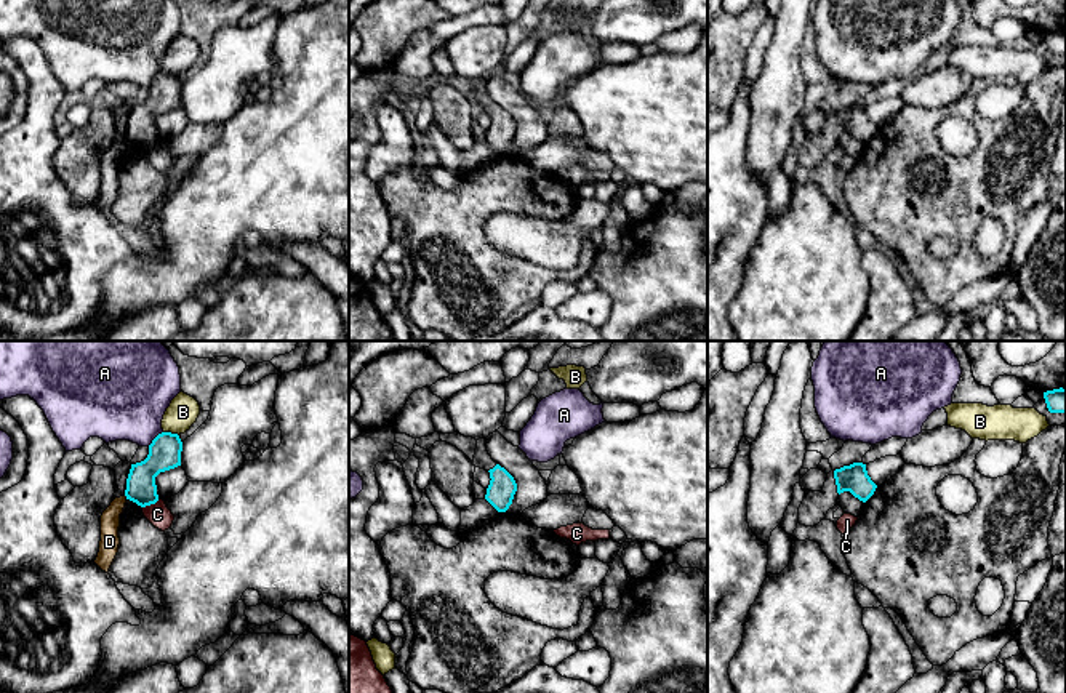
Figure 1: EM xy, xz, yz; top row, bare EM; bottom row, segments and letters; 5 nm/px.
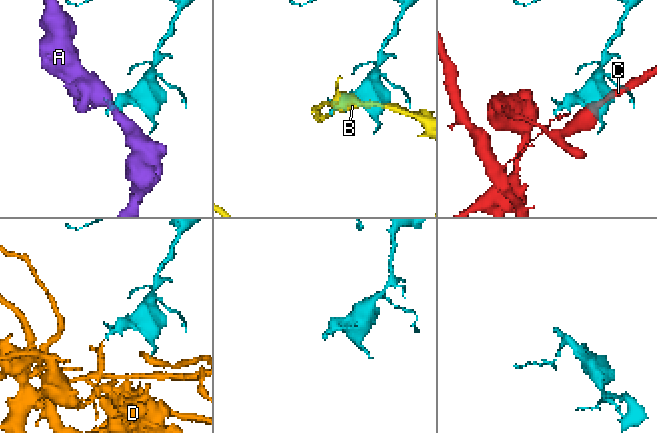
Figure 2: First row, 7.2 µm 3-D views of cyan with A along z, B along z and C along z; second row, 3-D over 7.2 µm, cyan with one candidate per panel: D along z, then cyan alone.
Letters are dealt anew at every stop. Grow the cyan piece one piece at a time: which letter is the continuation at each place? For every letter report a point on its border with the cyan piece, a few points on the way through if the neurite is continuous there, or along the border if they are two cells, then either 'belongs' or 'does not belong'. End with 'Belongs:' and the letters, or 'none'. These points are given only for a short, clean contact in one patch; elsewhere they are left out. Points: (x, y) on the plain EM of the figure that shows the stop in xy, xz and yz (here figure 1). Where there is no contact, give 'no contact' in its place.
A: meets cyan in xy at (154, 80); border along xy (162, 72), (148, 87); does not belong
B: meets cyan in xy at (170, 74); does not belong
C: meets cyan in xy at (151, 144); does not belong
D: meets cyan in xy at (125, 136); border along xy (124, 136), (127, 140); does not belong
Belongs: none

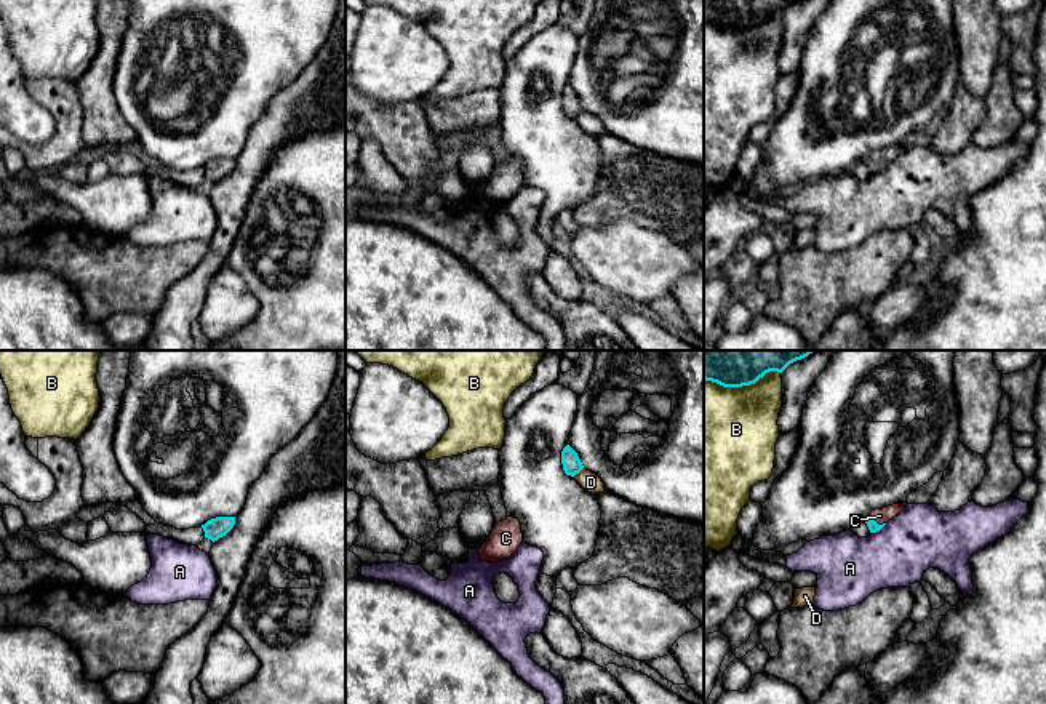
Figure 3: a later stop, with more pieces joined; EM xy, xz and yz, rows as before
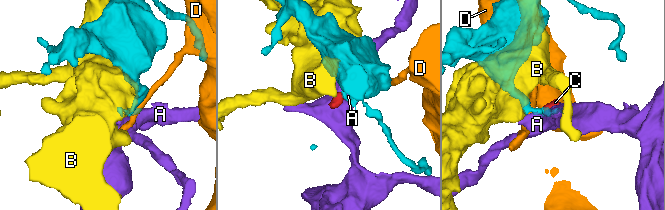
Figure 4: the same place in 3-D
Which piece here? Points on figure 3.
A: meets cyan in yz at (878, 172); border along yz (886, 165), (872, 175); does not belong
B: meets cyan in yz at (741, 28); does not belong
C: meets cyan in yz at (875, 164); runs through yz (874, 168), (875, 164), (880, 157); belongs
D: meets cyan in xz at (578, 114); border along xz (582, 109), (573, 117); does not belong
Belongs: C

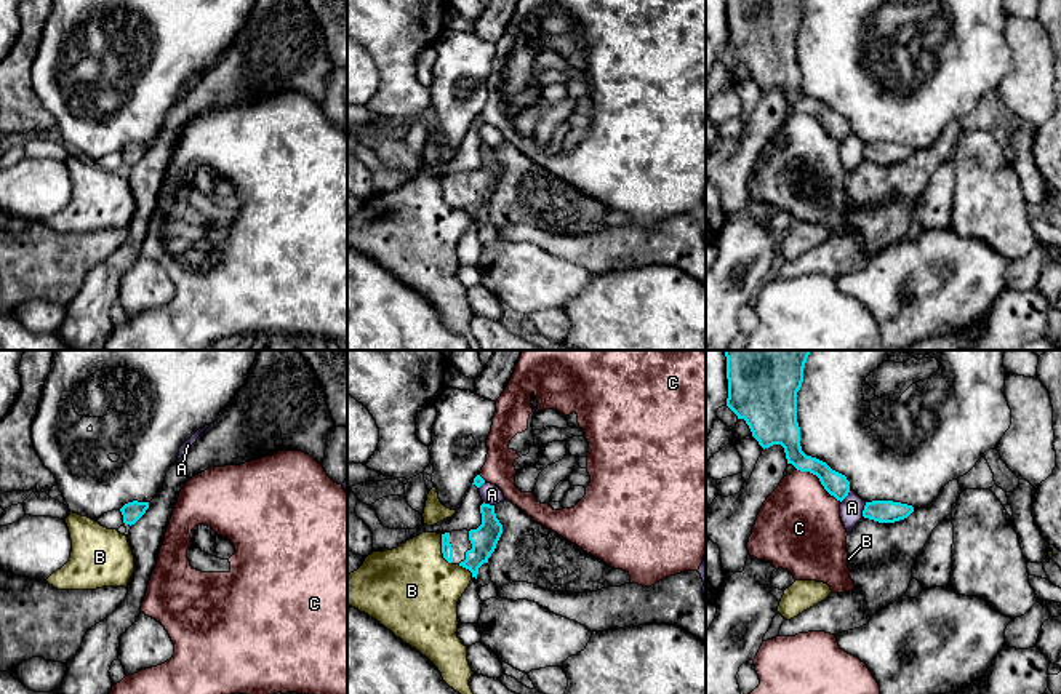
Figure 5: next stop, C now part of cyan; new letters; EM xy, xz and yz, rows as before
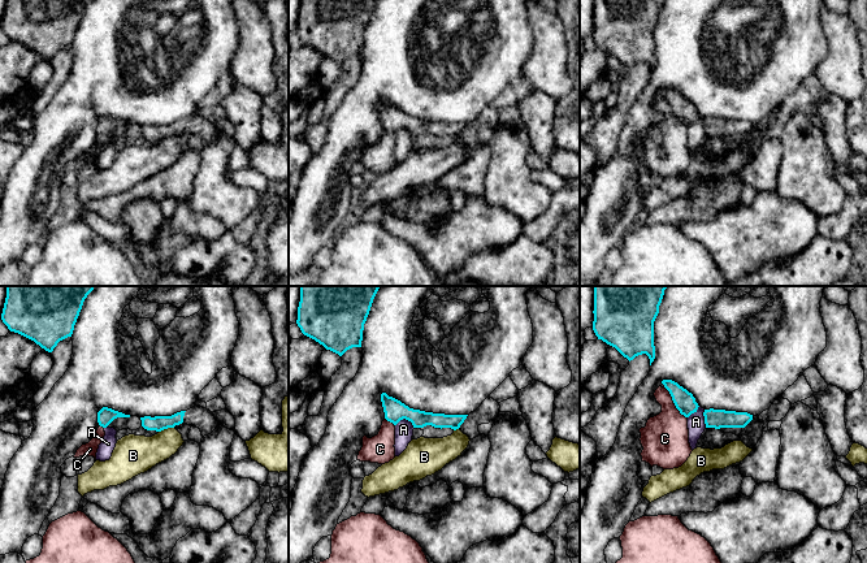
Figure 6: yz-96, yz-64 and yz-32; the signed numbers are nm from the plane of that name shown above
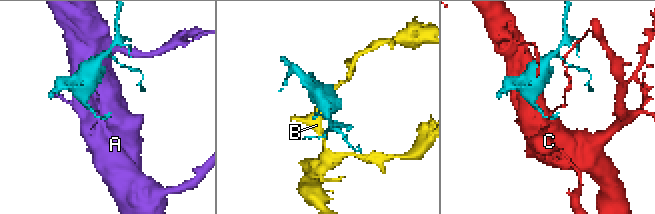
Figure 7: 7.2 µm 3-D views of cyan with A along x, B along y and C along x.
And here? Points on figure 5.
A: meets cyan in yz at (864, 151); border along yz (866, 144), (861, 157); does not belong
B: meets cyan in xz at (442, 192); border along xz (440, 176), (440, 194), (452, 205); does not belong
C: meets cyan in yz at (820, 122); does not belong
Belongs: none

